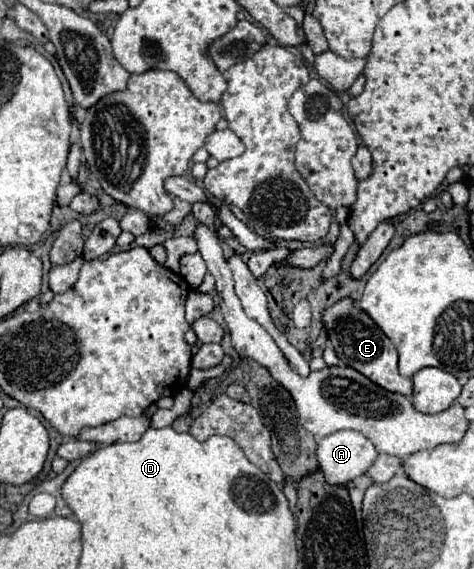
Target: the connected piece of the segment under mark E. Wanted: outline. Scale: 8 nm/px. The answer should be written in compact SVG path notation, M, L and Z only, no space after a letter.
M346 298L346 300L336 302L334 306L330 306L324 312L322 320L326 324L328 338L334 344L338 358L346 366L358 370L360 374L364 374L366 378L370 378L372 382L376 382L380 388L384 388L388 392L412 396L412 392L414 392L412 380L400 376L400 372L398 372L398 352L396 352L394 344L360 308L356 308L356 304L352 300Z

